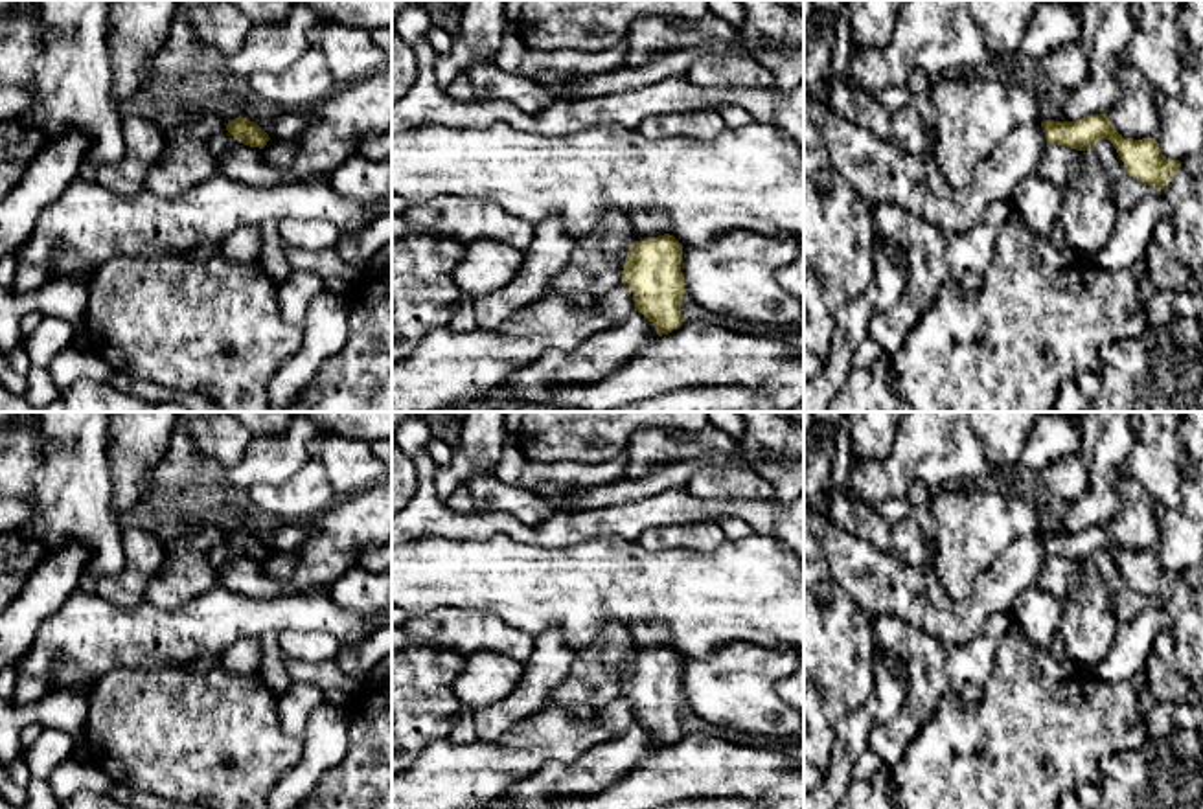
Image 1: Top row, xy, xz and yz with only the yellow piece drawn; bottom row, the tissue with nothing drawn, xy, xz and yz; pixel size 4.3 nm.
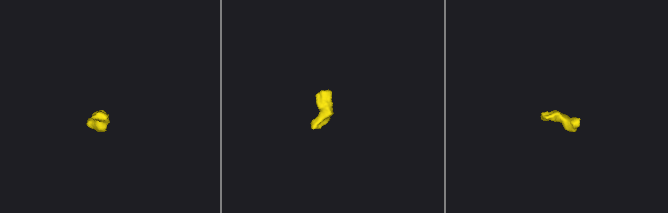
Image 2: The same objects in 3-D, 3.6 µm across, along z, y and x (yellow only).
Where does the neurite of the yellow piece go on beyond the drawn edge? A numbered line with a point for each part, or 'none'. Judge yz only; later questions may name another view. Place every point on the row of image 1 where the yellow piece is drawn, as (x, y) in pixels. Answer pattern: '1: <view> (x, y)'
1: yz (880, 171)
2: yz (1185, 190)

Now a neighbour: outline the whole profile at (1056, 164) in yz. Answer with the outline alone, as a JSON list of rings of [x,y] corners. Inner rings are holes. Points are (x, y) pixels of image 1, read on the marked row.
[[[1047,143],[1036,173],[1063,189],[1076,171],[1076,154],[1076,149]]]

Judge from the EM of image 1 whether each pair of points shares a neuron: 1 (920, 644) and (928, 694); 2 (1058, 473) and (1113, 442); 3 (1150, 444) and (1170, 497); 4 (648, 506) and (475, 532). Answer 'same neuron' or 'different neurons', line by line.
1: same neuron
2: different neurons
3: same neuron
4: same neuron

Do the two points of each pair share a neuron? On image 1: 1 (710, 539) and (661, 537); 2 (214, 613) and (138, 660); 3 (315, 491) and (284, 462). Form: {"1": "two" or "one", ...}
{"1": "one", "2": "one", "3": "two"}

